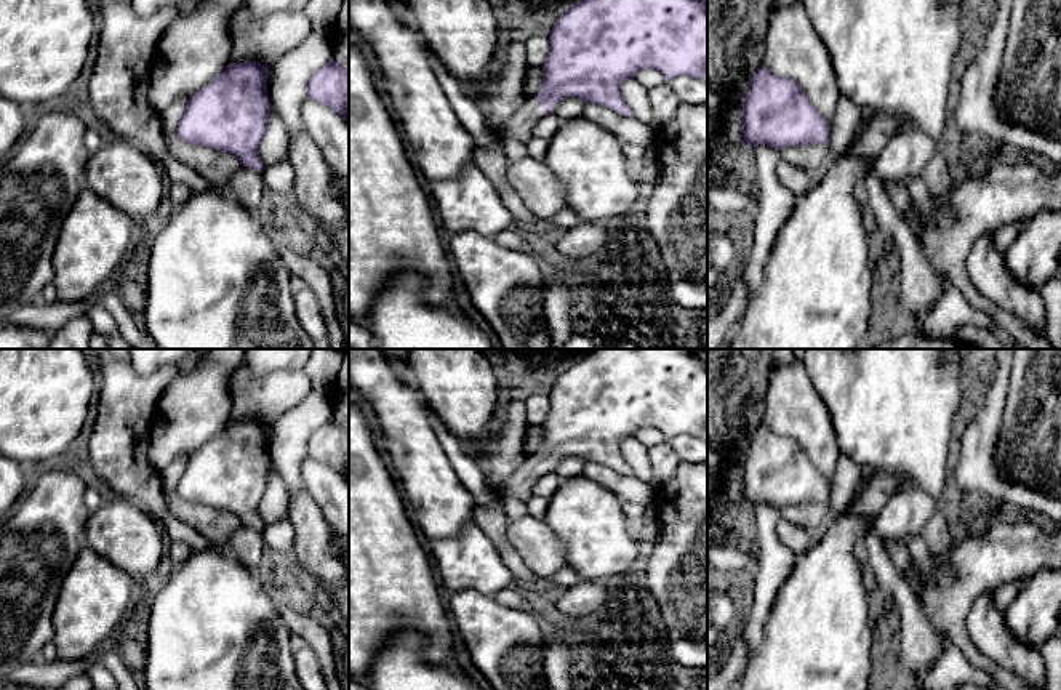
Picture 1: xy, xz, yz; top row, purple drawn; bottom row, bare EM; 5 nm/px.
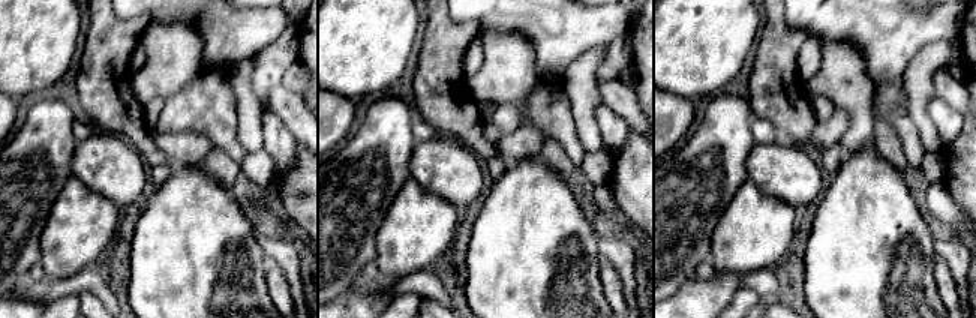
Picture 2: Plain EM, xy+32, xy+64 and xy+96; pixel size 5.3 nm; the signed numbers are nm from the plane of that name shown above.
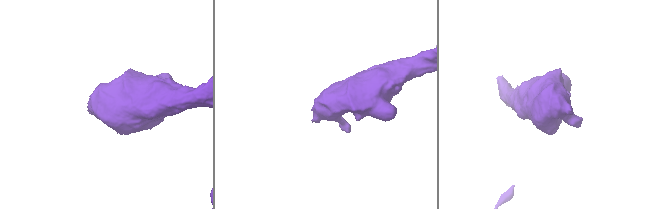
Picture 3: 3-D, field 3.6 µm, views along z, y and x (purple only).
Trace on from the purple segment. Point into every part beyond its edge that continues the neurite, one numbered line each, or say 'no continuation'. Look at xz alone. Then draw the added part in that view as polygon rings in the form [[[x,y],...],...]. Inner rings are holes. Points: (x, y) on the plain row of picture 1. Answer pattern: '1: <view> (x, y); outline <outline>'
1: xz (520, 484); outline [[[528,455],[523,464],[499,487],[502,503],[509,498],[518,498],[525,503],[533,495],[535,482],[546,474],[541,461]]]

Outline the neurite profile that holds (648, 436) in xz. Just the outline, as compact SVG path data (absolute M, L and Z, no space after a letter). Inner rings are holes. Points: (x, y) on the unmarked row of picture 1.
M643 427L643 429L639 429L634 437L643 443L647 448L650 447L655 447L658 443L664 443L667 442L669 439L658 429L655 427Z

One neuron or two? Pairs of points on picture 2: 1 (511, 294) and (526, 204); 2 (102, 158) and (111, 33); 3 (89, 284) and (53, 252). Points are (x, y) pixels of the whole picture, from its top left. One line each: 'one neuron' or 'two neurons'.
1: one neuron
2: two neurons
3: two neurons

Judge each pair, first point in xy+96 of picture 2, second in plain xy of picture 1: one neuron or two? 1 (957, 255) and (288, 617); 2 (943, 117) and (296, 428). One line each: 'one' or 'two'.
1: one
2: two

